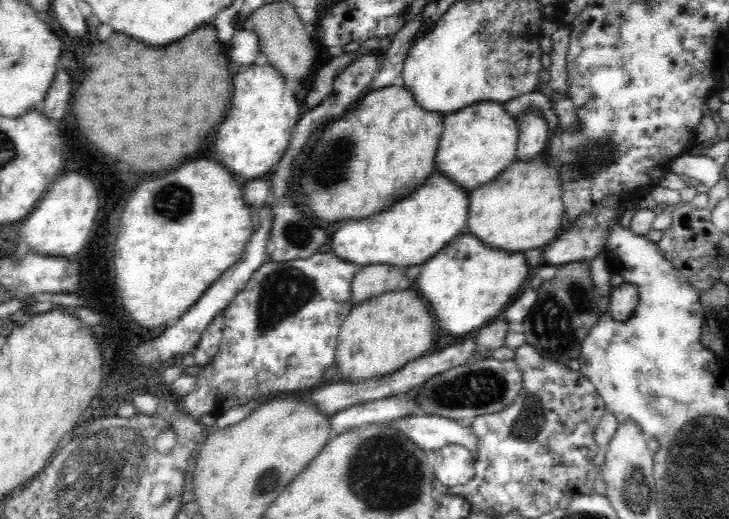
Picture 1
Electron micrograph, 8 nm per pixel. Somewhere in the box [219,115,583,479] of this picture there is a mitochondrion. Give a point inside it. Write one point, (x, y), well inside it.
(285, 291)

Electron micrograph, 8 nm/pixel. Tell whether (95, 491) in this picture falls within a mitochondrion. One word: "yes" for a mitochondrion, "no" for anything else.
yes

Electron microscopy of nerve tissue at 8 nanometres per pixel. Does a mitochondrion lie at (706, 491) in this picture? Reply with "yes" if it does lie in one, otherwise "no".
yes

